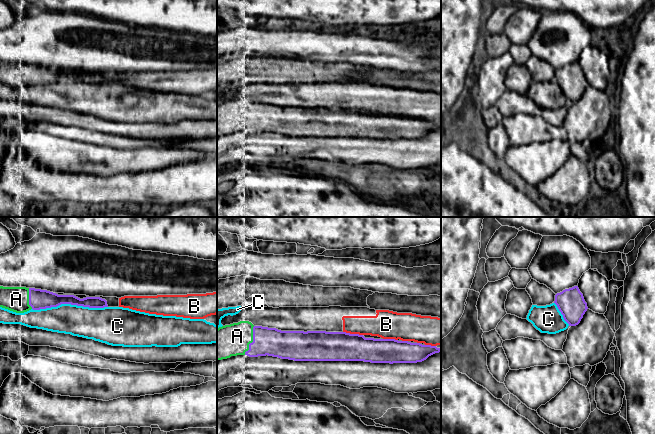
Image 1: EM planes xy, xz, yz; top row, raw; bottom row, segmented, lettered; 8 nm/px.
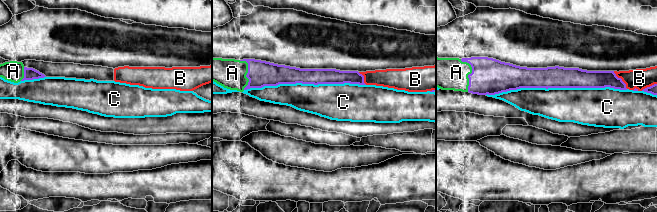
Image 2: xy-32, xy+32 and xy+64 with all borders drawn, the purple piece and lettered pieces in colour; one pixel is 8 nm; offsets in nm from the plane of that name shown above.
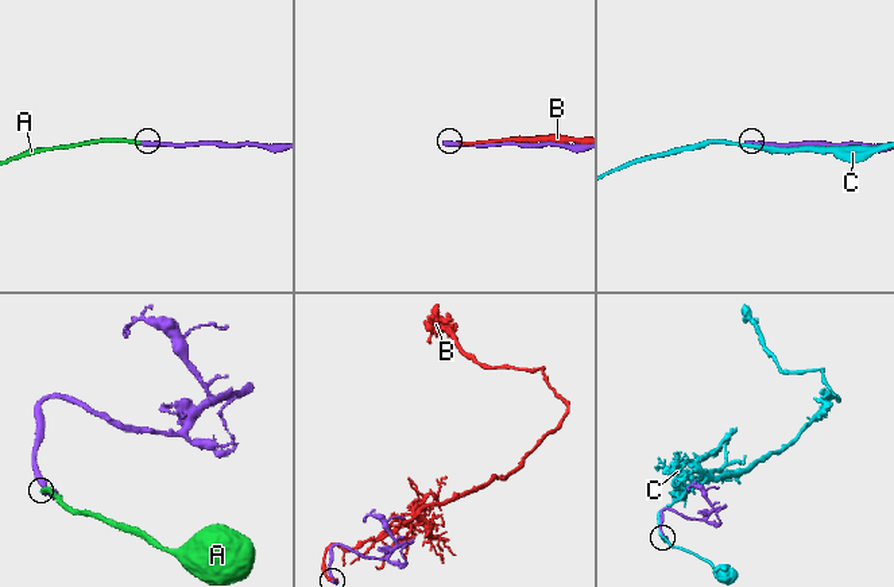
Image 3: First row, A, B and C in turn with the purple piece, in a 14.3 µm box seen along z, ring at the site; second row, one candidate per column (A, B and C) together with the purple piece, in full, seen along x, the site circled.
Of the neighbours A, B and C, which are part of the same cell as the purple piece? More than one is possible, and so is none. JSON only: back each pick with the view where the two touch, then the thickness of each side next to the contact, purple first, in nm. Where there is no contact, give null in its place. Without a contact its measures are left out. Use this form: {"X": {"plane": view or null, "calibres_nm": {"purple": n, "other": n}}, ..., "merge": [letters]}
{"A": {"plane": "xz", "calibres_nm": {"purple": 220, "other": 260}}, "merge": ["A"]}

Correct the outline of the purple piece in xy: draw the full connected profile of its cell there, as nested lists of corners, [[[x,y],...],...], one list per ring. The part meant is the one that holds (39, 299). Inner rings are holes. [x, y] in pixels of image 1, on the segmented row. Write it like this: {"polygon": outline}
{"polygon": [[[0,286],[0,307],[16,313],[24,313],[31,309],[40,310],[71,304],[89,308],[108,307],[107,301],[100,297],[80,299],[74,295],[58,295],[56,293],[26,287]]]}

